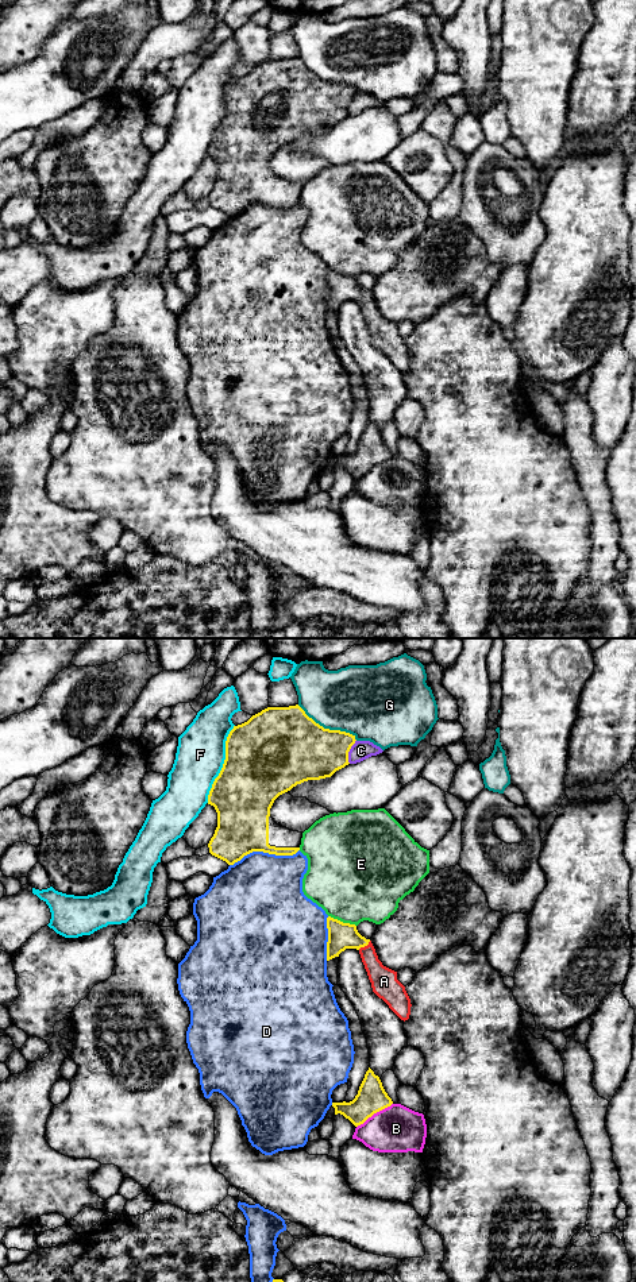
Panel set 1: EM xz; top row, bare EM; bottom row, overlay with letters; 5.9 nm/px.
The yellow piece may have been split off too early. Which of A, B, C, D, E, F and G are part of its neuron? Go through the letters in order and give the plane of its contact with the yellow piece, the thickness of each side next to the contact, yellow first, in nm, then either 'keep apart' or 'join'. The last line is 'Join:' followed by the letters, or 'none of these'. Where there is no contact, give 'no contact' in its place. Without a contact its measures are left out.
A: meets yellow in xz; 160 nm thick on the yellow side, 160 nm on the other; join
B: meets yellow in xz; 180 nm thick on the yellow side, 280 nm on the other; keep apart
C: meets yellow in xz; 340 nm thick on the yellow side, 120 nm on the other; keep apart
D: meets yellow in xz; 300 nm thick on the yellow side, 480 nm on the other; keep apart
E: meets yellow in xz; 160 nm thick on the yellow side, 480 nm on the other; keep apart
F: meets yellow in xz; 460 nm thick on the yellow side, 280 nm on the other; keep apart
G: meets yellow in xz; 420 nm thick on the yellow side, 420 nm on the other; keep apart
Join: A

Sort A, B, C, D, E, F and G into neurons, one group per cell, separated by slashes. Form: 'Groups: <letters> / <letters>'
Groups: A / B / C / D / E / F / G

